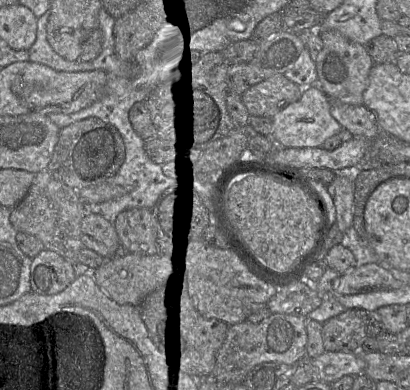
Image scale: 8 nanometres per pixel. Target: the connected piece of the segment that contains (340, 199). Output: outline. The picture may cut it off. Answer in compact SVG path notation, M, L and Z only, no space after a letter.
M336 175L326 186L336 209L336 224L344 234L353 224L353 183L347 176Z

